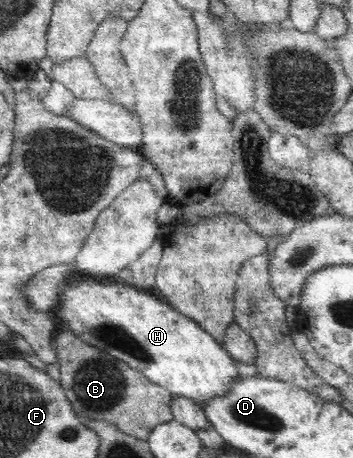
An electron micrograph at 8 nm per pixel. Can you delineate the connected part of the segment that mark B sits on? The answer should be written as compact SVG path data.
M68 330L56 332L53 339L57 344L55 351L60 364L60 385L79 417L113 422L127 435L143 440L148 439L154 427L174 419L170 410L174 396L165 387L149 381L142 371L92 347Z

